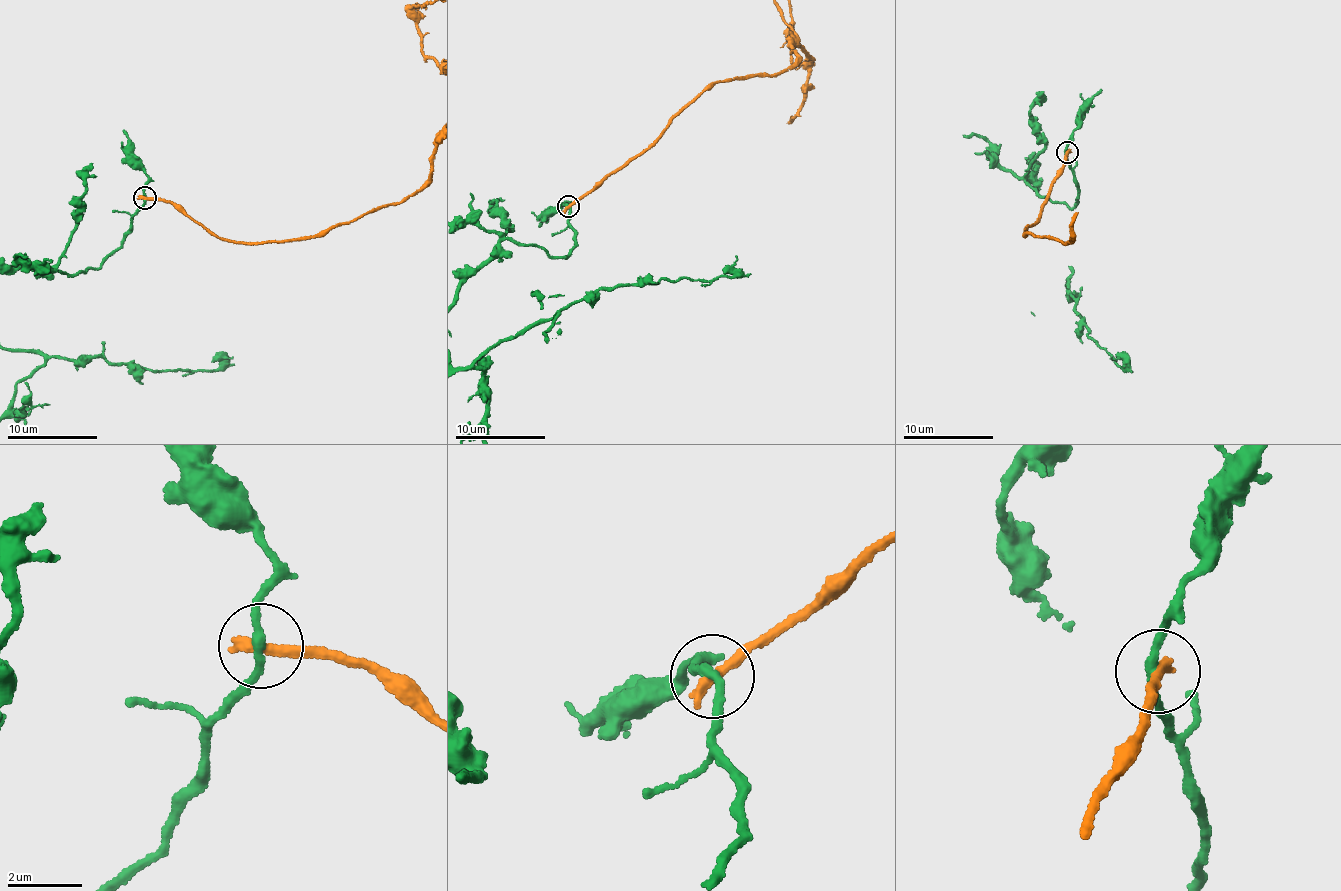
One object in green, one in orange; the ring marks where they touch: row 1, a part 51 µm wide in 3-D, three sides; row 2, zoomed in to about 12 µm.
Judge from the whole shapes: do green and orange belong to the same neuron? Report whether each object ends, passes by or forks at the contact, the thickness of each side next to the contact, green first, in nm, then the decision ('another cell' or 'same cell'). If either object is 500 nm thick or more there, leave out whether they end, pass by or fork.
green passes by; orange ends there; 200 nm thick on the green side, 380 nm on the other; another cell

